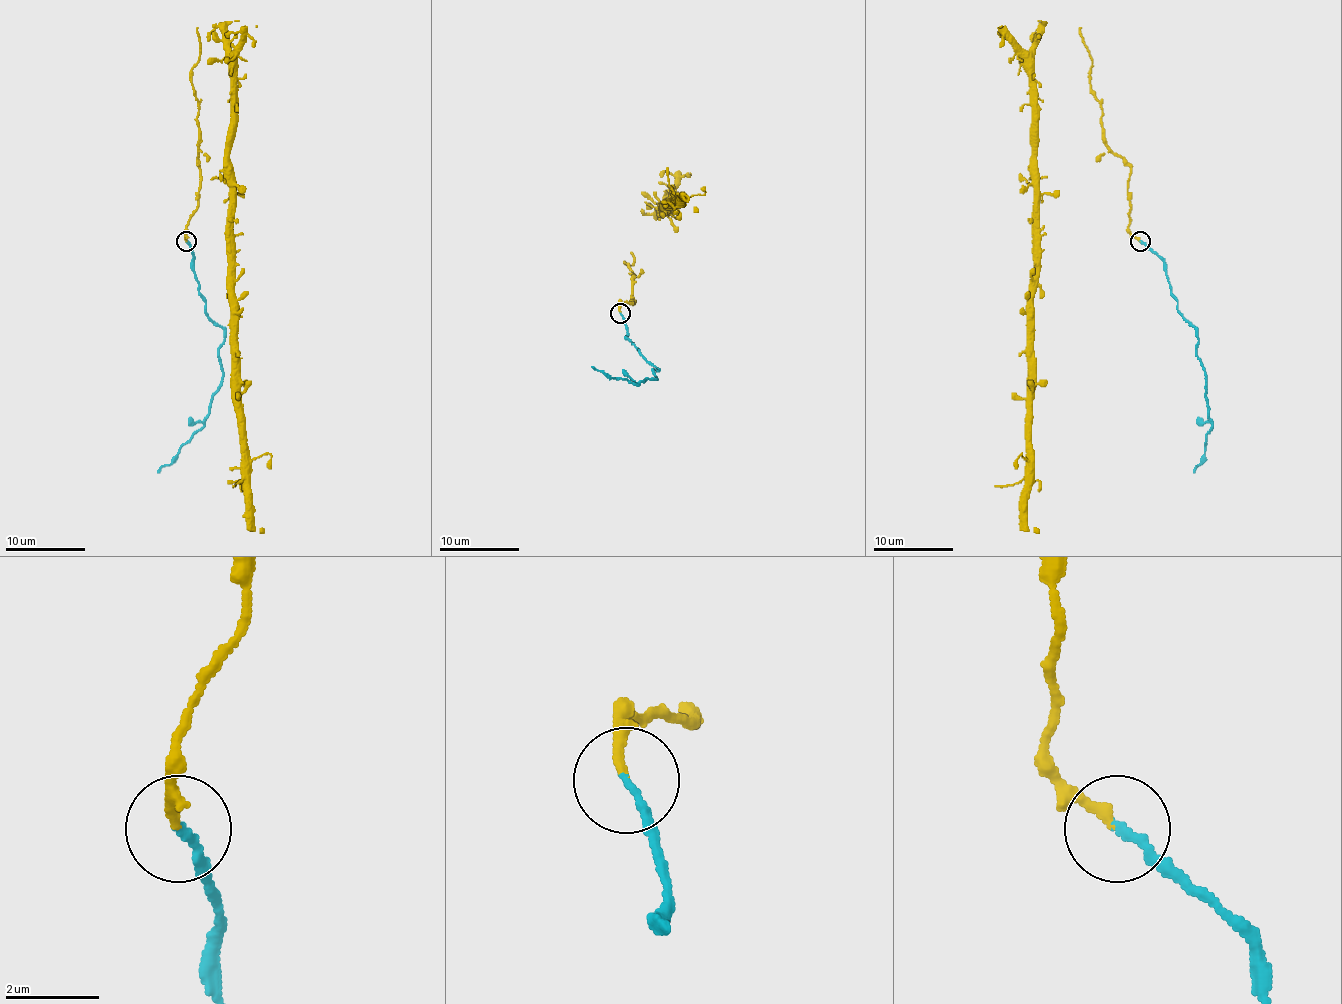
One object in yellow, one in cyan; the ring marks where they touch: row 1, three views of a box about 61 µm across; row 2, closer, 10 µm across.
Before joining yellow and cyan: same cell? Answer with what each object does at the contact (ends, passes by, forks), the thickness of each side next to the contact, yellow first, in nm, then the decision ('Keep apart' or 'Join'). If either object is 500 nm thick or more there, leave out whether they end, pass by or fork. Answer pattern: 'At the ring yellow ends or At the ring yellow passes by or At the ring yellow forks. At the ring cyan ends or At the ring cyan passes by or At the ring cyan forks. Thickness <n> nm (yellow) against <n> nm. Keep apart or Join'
At the ring yellow ends. At the ring cyan ends. Thickness 200 nm (yellow) against 170 nm. Join

